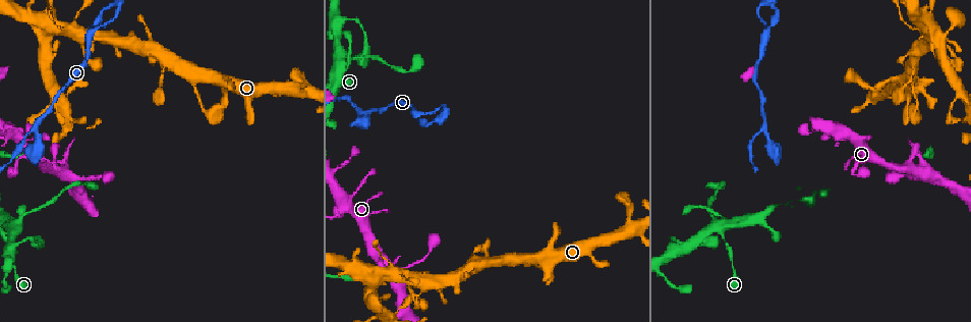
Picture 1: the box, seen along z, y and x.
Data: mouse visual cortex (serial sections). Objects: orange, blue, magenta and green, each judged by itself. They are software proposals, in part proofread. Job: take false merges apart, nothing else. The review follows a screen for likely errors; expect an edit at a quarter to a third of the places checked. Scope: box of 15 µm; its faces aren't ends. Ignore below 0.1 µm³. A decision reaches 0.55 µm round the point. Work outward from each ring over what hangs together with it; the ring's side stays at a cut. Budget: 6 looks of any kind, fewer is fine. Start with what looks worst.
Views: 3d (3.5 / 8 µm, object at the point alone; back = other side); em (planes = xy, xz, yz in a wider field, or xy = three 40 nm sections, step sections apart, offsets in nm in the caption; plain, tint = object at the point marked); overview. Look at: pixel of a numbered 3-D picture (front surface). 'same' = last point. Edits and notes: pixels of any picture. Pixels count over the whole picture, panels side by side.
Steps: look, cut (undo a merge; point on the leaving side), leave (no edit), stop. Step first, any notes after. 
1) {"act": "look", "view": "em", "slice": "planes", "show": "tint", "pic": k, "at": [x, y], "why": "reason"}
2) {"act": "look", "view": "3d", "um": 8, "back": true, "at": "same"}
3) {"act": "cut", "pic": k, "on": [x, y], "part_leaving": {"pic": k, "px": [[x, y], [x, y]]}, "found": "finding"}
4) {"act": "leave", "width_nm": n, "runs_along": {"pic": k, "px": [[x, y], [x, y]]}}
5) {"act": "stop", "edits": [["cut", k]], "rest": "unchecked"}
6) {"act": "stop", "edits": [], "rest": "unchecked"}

{"act": "look", "view": "3d", "um": 3.5, "pic": 1, "at": [339, 72], "why": "small branch off a trunk"}

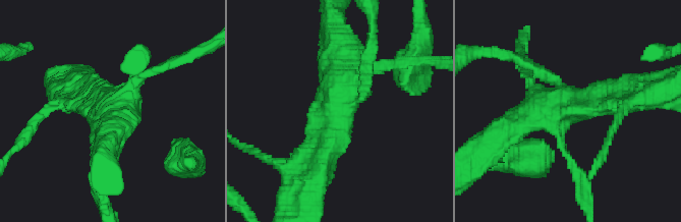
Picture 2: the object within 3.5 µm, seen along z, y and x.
{"act": "look", "view": "em", "slice": "planes", "show": "tint", "pic": 2, "at": [333, 103], "why": "need the tissue"}

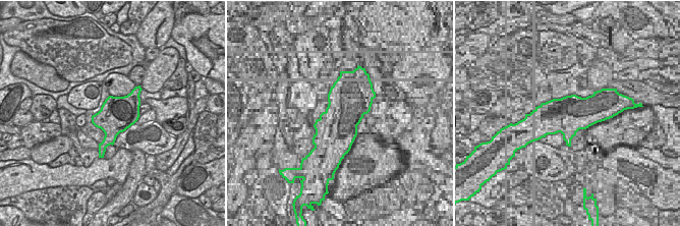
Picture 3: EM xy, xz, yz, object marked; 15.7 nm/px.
{"act": "look", "view": "em", "slice": "xy", "step": 3, "show": "tint", "at": "same", "why": "another direction"}

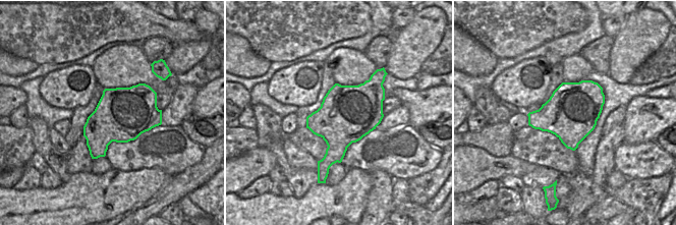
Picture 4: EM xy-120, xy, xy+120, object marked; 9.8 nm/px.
{"act": "leave", "runs_along": {"pic": 2, "px": [[574, 165], [551, 121], [621, 90]]}, "found": "one cell here"}

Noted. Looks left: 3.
{"act": "look", "view": "3d", "um": 8, "pic": 1, "at": [673, 238], "why": "sharp bend"}

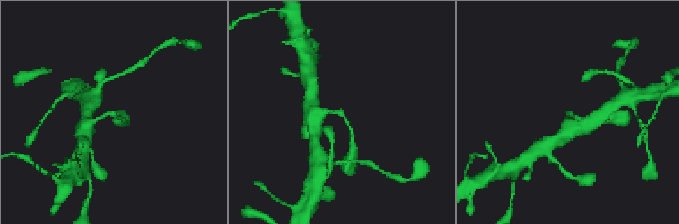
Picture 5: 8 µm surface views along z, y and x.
{"act": "look", "view": "em", "slice": "planes", "show": "tint", "pic": 5, "at": [570, 114], "arm_widths_nm": [150, 250]}

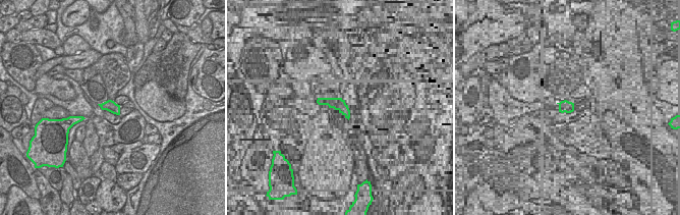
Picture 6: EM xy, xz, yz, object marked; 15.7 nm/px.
{"act": "leave", "width_nm": 180, "runs_along": {"pic": 5, "px": [[86, 128], [109, 113], [124, 120]]}, "found": "continuous, no second cell"}

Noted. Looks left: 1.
{"act": "stop", "edits": [], "rest": "unchecked"}

